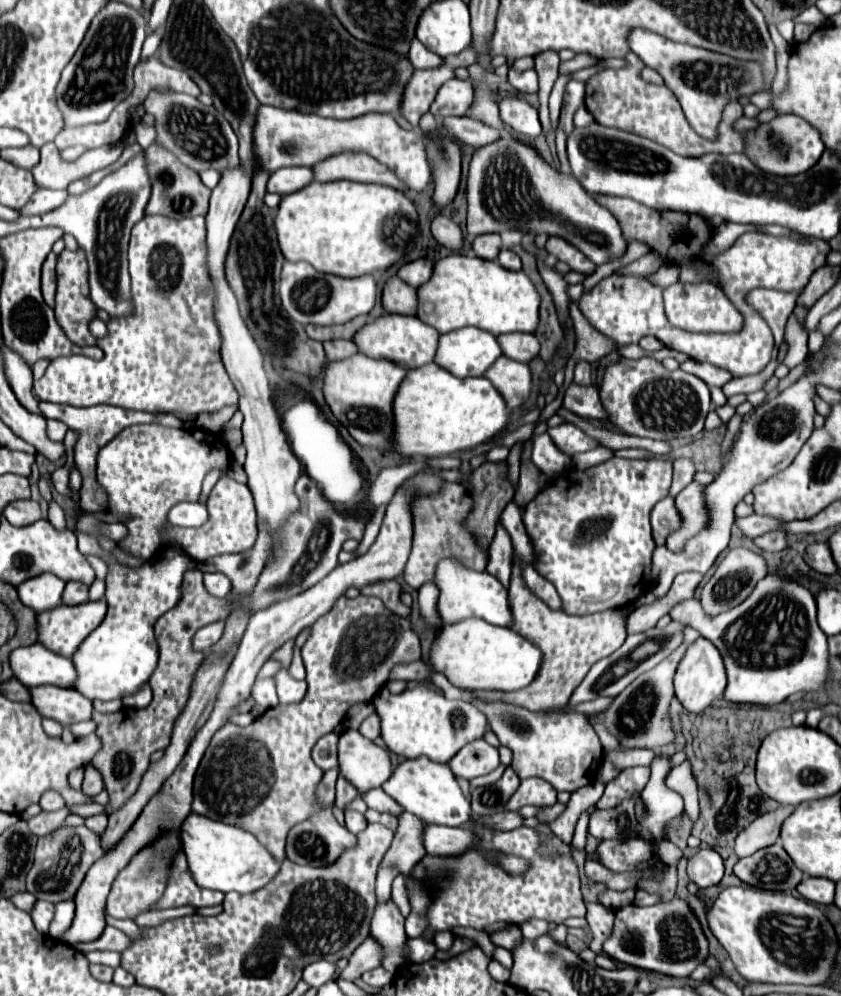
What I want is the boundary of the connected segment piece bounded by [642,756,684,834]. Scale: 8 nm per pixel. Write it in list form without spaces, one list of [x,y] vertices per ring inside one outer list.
[[[670,756],[654,758],[650,782],[642,790],[642,802],[644,802],[644,818],[642,820],[646,820],[646,832],[654,832],[654,834],[662,834],[664,824],[670,818],[680,816],[684,810],[682,796],[664,786],[664,778],[670,770],[668,758]]]

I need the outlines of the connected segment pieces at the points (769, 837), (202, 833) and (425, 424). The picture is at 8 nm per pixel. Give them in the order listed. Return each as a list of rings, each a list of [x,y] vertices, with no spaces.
[[[780,806],[772,814],[764,814],[764,818],[756,818],[756,822],[752,822],[752,826],[744,830],[744,834],[738,834],[734,844],[734,854],[738,858],[746,858],[758,852],[760,848],[772,846],[778,840],[780,828],[788,816],[790,816],[790,808]]]
[[[192,812],[182,822],[180,838],[184,842],[188,868],[192,870],[194,880],[200,882],[202,888],[210,888],[218,892],[234,890],[238,894],[252,894],[264,888],[280,872],[280,862],[264,846],[260,846],[254,834],[238,826],[222,824]]]
[[[434,362],[420,370],[410,370],[396,396],[398,454],[410,458],[460,454],[500,436],[510,422],[506,400],[488,378],[456,378]]]

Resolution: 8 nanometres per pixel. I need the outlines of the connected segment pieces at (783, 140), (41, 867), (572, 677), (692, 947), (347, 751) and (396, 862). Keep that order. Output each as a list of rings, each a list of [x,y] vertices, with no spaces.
[[[778,114],[774,120],[758,124],[752,130],[746,130],[742,134],[742,140],[744,140],[744,154],[752,160],[752,164],[776,176],[796,176],[808,172],[824,152],[820,132],[814,126],[810,126],[810,122],[806,122],[796,114]]]
[[[86,826],[76,828],[62,828],[54,834],[38,838],[36,846],[36,860],[32,870],[26,876],[28,892],[34,894],[38,900],[46,902],[62,902],[62,900],[74,900],[88,868],[102,856],[100,850],[100,838],[88,830]]]
[[[512,570],[508,594],[512,596],[512,614],[516,618],[516,626],[512,626],[512,630],[524,634],[524,638],[536,642],[536,646],[544,650],[544,666],[540,666],[540,678],[536,678],[532,686],[520,692],[500,694],[482,690],[482,694],[484,698],[508,698],[508,702],[516,702],[518,706],[524,706],[534,712],[560,710],[568,704],[570,694],[580,686],[588,670],[598,660],[610,656],[624,644],[626,630],[624,626],[620,626],[620,614],[616,614],[616,610],[608,610],[586,616],[570,616],[562,610],[552,610],[544,602],[540,602],[540,598],[524,590],[524,584],[520,582],[520,570]]]
[[[672,898],[670,902],[654,906],[628,904],[618,908],[614,912],[612,934],[604,940],[602,950],[616,962],[676,978],[690,976],[710,956],[702,924],[682,898]]]
[[[350,728],[340,736],[338,762],[340,772],[358,788],[360,794],[382,786],[394,772],[390,752]]]
[[[402,812],[398,816],[396,836],[392,840],[392,846],[384,854],[380,868],[394,868],[404,876],[412,872],[416,862],[420,862],[420,858],[426,854],[424,846],[420,846],[420,826],[424,826],[424,822],[408,812]]]

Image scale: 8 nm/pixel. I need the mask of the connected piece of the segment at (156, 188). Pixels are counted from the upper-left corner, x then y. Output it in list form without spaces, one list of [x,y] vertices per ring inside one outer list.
[[[152,142],[144,150],[146,168],[150,176],[152,196],[146,206],[146,214],[150,216],[166,216],[166,218],[188,218],[188,216],[204,216],[208,212],[210,188],[200,182],[198,172],[184,166],[168,148],[160,146],[160,142]]]

